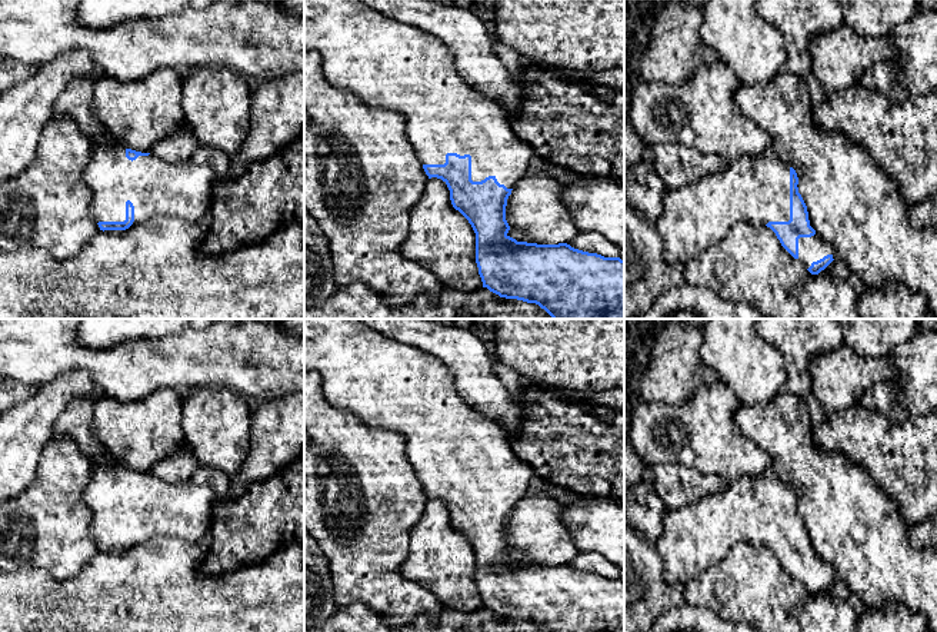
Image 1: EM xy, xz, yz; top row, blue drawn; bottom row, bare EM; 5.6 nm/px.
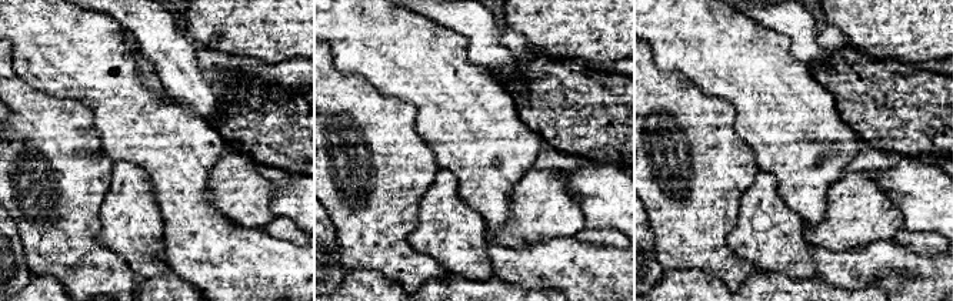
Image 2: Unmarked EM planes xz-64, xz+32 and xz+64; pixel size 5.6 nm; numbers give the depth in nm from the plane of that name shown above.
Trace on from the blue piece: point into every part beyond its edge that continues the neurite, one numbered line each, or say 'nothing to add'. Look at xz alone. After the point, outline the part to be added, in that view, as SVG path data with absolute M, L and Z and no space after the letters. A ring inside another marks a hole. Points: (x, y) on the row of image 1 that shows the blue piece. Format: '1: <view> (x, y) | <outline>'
1: xz (386, 63) | M304 0L304 50L320 53L324 79L330 86L356 94L371 107L404 116L407 140L421 164L444 164L447 153L470 154L473 182L494 176L500 184L514 189L537 160L534 149L513 132L510 116L459 74L453 51L413 24L397 21L361 0Z

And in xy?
1: xy (156, 188) | M94 146L83 180L93 193L93 220L124 222L130 200L136 226L153 216L206 220L219 179L211 167L190 160L170 163L149 154L131 162L124 147Z

